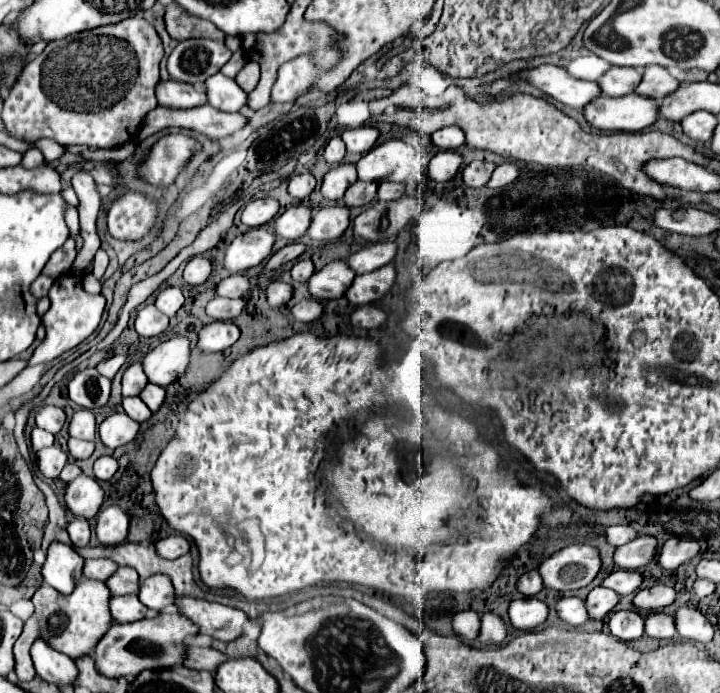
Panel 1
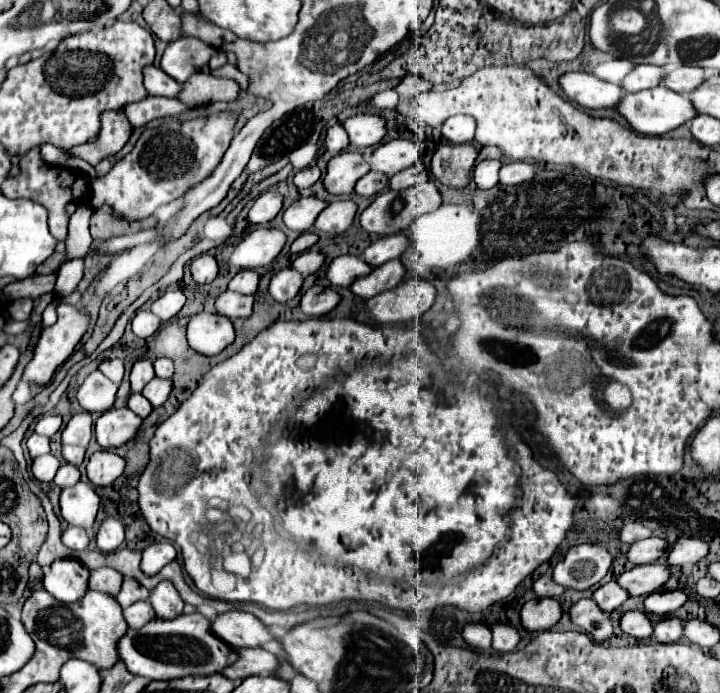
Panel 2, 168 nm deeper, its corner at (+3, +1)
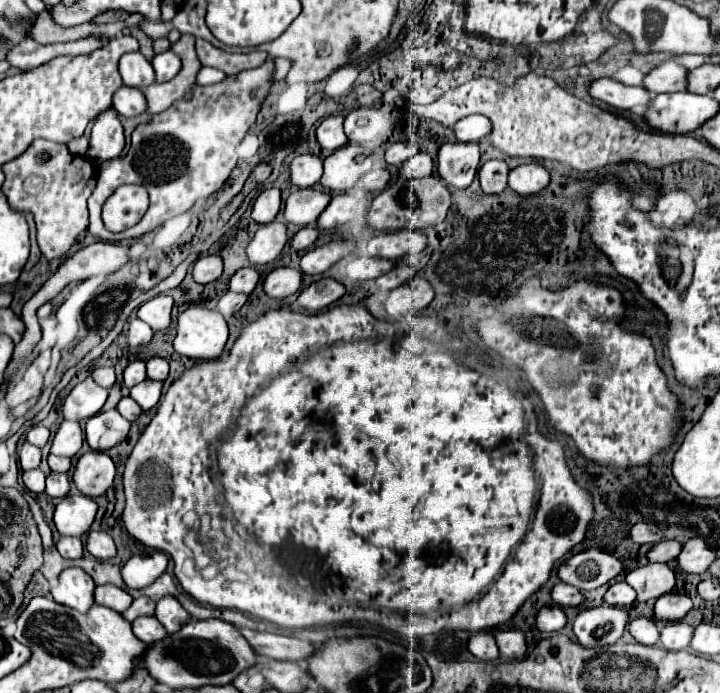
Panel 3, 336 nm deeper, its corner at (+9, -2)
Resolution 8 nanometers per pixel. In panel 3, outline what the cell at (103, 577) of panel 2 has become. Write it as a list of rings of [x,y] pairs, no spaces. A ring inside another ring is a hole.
[[[97,585],[93,595],[95,595],[95,603],[105,605],[105,607],[117,611],[117,613],[125,611],[133,601],[133,597],[117,585]]]

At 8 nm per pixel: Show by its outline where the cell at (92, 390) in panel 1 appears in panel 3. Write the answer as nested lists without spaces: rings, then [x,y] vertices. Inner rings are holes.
[[[93,377],[83,379],[65,399],[63,415],[69,421],[83,421],[101,411],[107,401],[109,391],[93,381]]]

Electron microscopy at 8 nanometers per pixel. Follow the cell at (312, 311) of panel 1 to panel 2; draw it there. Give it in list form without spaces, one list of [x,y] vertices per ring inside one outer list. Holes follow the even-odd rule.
[[[325,288],[323,292],[305,292],[301,298],[301,310],[313,318],[325,316],[339,304],[339,300],[341,296],[333,288]]]

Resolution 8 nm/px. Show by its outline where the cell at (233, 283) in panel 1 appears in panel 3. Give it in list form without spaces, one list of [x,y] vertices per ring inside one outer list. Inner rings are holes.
[[[245,267],[245,269],[239,269],[239,271],[231,277],[229,289],[231,289],[231,291],[237,291],[237,293],[249,295],[249,293],[255,289],[257,281],[259,281],[259,273],[257,273],[253,267]]]

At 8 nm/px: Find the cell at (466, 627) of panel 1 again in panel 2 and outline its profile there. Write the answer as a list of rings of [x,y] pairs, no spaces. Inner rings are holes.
[[[467,624],[463,628],[463,638],[471,648],[479,648],[479,650],[491,650],[491,630],[485,624]]]

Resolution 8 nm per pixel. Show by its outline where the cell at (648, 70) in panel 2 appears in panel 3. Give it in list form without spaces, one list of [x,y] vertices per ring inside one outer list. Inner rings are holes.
[[[673,59],[665,61],[663,65],[651,69],[645,79],[643,87],[651,93],[673,93],[673,91],[683,91],[685,89],[685,67],[677,65]]]

